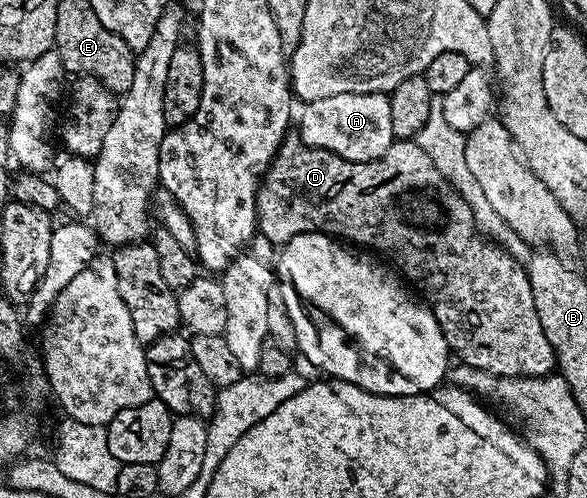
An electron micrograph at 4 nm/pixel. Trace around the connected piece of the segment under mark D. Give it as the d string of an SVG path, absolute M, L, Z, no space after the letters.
M286 135L285 141L273 156L269 169L261 178L260 188L257 189L257 232L265 236L274 246L284 246L291 238L304 232L324 232L325 235L340 238L350 245L362 244L365 248L374 248L375 251L382 252L382 254L377 254L384 257L386 261L393 260L389 261L392 267L399 270L400 275L419 293L420 299L428 304L429 309L435 314L435 322L439 322L439 330L443 330L443 338L447 338L450 353L460 363L471 366L475 370L483 370L492 376L511 376L514 378L519 376L540 378L548 376L554 371L555 361L551 342L547 342L547 334L543 334L543 326L539 326L539 314L535 314L535 298L531 298L531 282L528 271L523 267L522 261L511 258L511 254L507 254L507 250L500 248L494 240L484 236L478 230L475 226L475 218L471 214L471 206L467 206L467 202L463 202L463 198L447 182L447 178L443 174L439 174L439 170L435 170L431 158L427 158L427 154L423 154L423 150L419 150L416 139L394 139L387 154L379 154L379 158L367 162L351 162L347 158L339 158L339 154L331 154L325 148L307 146L301 141L300 135Z

